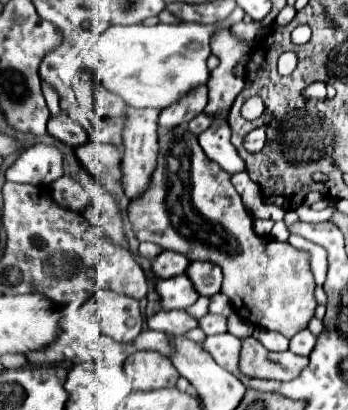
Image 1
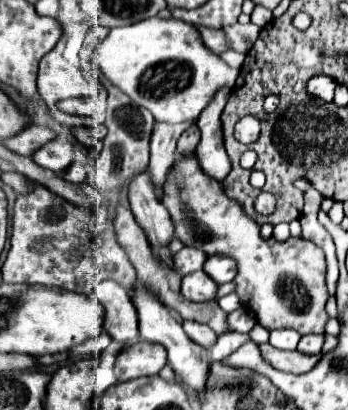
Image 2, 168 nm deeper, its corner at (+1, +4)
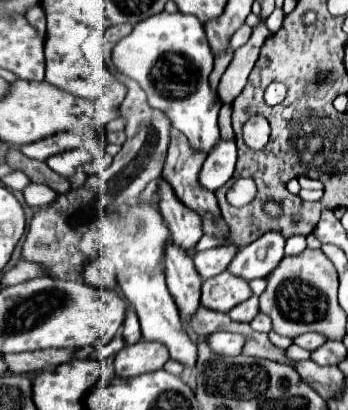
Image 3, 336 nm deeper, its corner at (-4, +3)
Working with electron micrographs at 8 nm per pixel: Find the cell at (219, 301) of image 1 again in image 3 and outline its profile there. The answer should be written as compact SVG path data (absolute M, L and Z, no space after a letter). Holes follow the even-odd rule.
M250 296L248 300L236 304L228 314L230 314L230 318L236 320L236 322L250 322L258 312L260 312L260 308L258 308L258 298L256 298L256 296Z

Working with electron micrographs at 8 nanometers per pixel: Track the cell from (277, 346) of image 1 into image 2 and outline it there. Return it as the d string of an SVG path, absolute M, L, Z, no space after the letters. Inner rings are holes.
M275 329L275 331L271 331L269 343L271 343L273 347L277 347L277 349L295 351L299 339L301 339L301 333L293 331L293 329Z

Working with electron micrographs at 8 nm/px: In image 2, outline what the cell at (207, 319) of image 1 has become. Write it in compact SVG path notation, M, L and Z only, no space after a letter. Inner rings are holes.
M245 307L229 313L229 327L237 333L249 333L255 325L257 325L255 315L251 315L251 311L247 311Z

